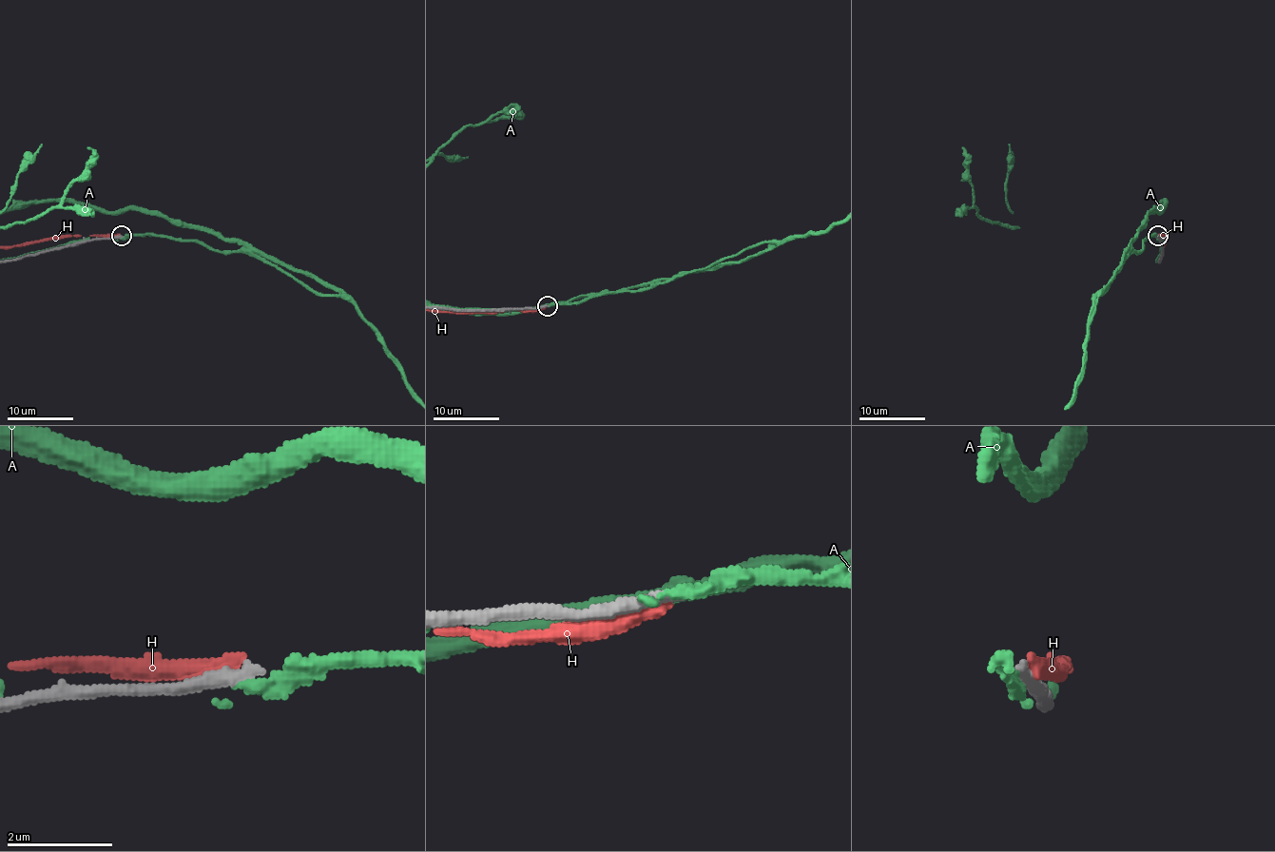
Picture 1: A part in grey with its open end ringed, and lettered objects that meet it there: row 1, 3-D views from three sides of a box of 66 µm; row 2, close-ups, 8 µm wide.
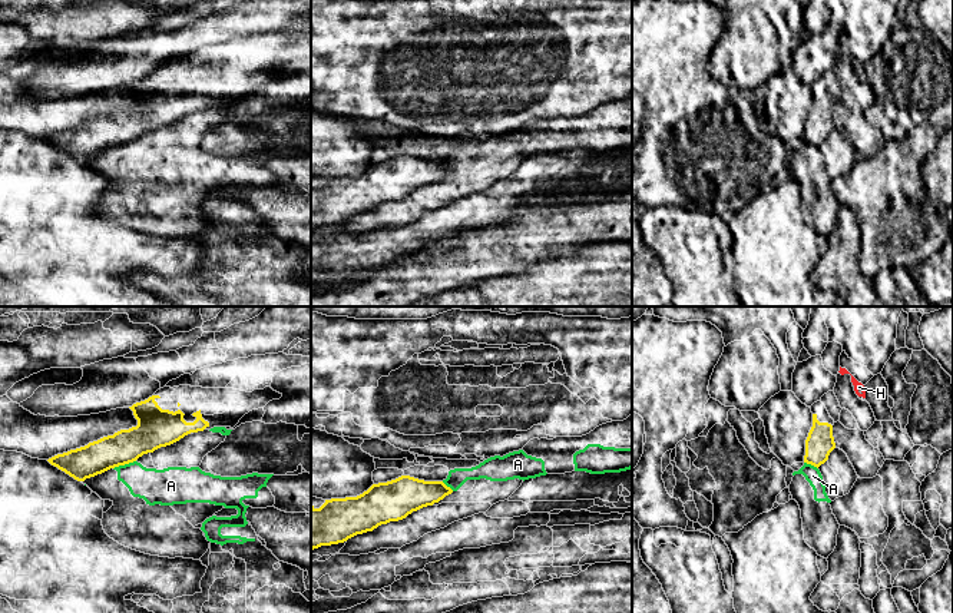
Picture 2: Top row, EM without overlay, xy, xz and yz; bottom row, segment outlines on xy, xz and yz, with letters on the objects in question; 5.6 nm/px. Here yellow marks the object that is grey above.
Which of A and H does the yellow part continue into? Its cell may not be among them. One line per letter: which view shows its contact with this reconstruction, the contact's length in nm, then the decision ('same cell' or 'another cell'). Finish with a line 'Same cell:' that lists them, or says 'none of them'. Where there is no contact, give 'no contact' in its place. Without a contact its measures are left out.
A: contact in xy; length 140 nm; another cell
H: no contact; another cell
Same cell: none of them

